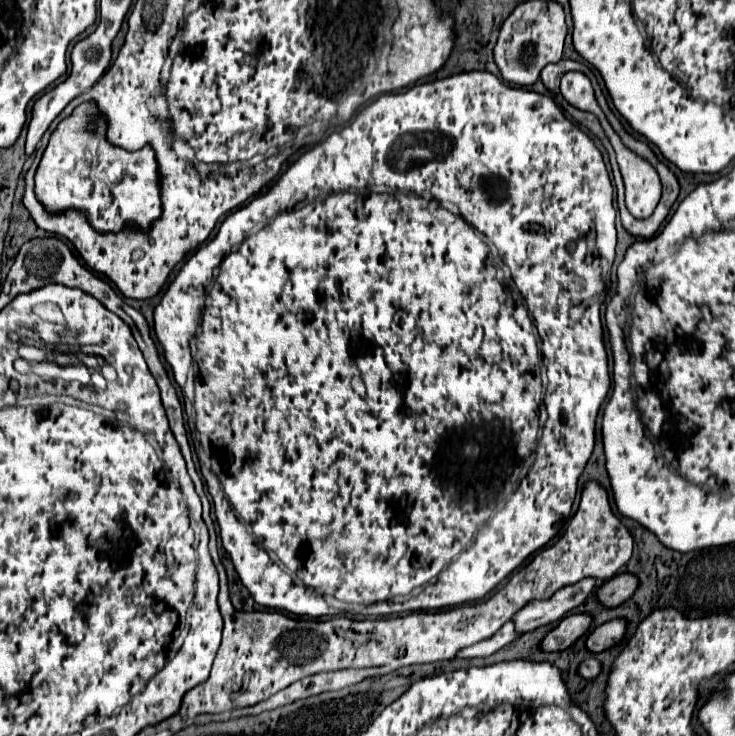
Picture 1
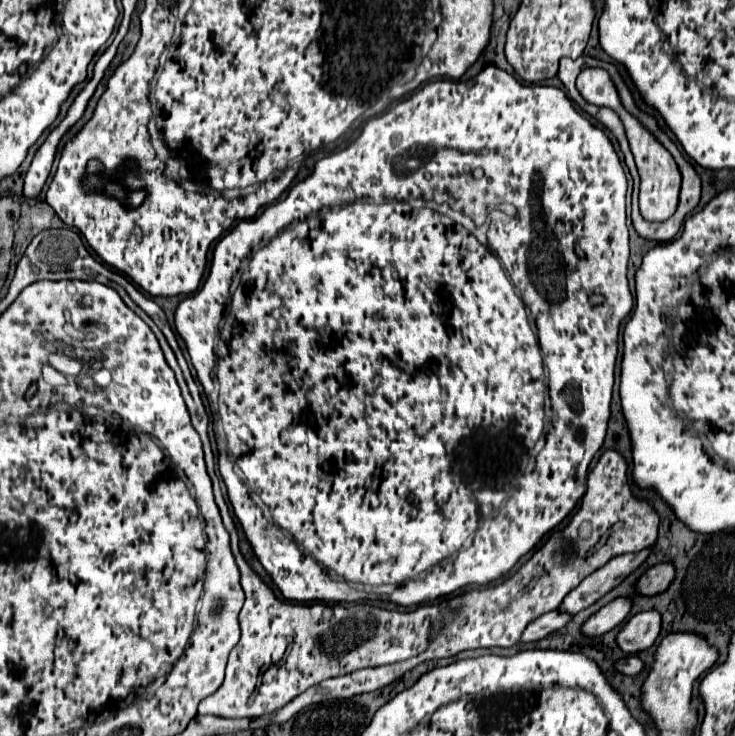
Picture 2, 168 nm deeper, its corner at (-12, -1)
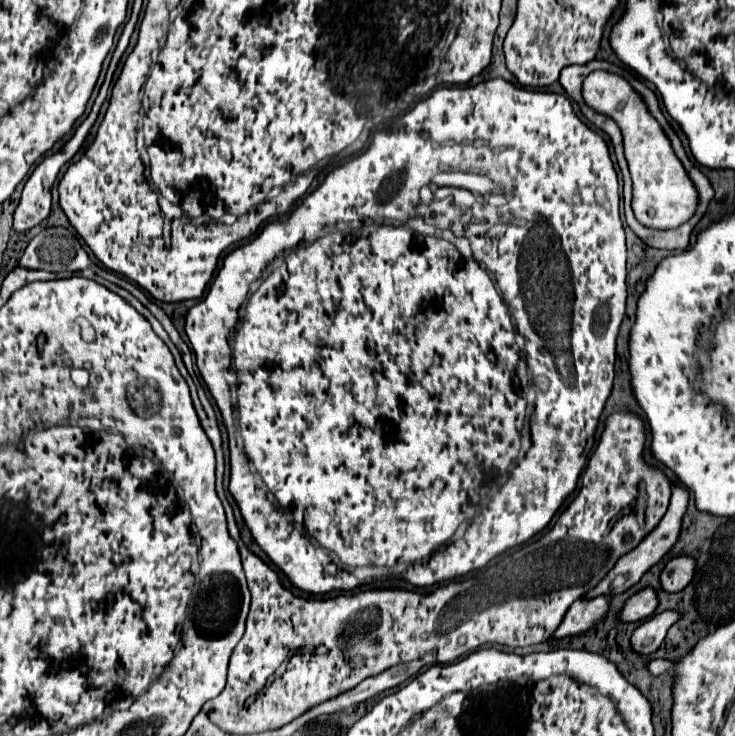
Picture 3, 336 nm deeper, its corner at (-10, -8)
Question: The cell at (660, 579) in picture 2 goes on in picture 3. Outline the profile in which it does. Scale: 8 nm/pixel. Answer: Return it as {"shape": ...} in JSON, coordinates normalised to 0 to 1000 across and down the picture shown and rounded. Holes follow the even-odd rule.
{"shape":[[[936,755],[914,758],[898,780],[898,796],[906,804],[922,804],[941,788],[941,780],[944,780],[944,758]]]}

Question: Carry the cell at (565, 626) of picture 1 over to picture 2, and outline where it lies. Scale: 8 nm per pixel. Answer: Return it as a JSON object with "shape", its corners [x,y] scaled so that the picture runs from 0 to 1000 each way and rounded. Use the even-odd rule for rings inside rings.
{"shape":[[[841,811],[841,814],[830,817],[827,822],[822,822],[816,830],[811,830],[797,844],[797,849],[792,852],[792,860],[803,863],[803,865],[827,860],[854,838],[857,827],[860,827],[860,814],[857,811]]]}

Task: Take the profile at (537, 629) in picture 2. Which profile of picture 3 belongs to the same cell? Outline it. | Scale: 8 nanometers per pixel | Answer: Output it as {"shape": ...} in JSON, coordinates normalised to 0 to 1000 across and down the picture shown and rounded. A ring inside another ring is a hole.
{"shape":[[[814,810],[808,815],[784,815],[770,832],[765,848],[754,856],[751,867],[781,864],[786,859],[800,856],[824,834],[824,829],[827,829],[827,815],[822,810]]]}

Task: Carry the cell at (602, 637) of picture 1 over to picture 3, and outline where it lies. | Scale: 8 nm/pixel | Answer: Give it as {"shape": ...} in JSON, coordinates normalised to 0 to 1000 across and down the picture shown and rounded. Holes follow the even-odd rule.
{"shape":[[[901,832],[901,834],[890,834],[882,842],[876,842],[857,864],[857,878],[863,886],[868,889],[887,889],[898,880],[912,848],[917,848],[917,842],[922,842],[920,832]]]}

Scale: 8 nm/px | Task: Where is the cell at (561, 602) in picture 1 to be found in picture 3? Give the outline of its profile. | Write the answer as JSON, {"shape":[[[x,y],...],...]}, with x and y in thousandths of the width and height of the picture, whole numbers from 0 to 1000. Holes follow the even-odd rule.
{"shape":[[[917,660],[917,663],[914,663],[914,677],[912,677],[909,696],[903,698],[903,704],[898,707],[898,712],[895,712],[860,750],[854,750],[852,755],[846,755],[846,761],[841,761],[841,764],[835,766],[835,772],[833,772],[830,780],[819,788],[819,793],[814,793],[814,796],[808,796],[805,802],[800,802],[792,813],[795,813],[795,815],[805,815],[805,813],[811,813],[811,810],[846,807],[846,804],[852,804],[857,796],[863,796],[863,793],[920,739],[922,723],[925,723],[925,709],[928,709],[928,701],[931,701],[931,696],[933,696],[933,688],[936,688],[936,668],[933,668],[931,663],[925,663],[925,660]]]}

